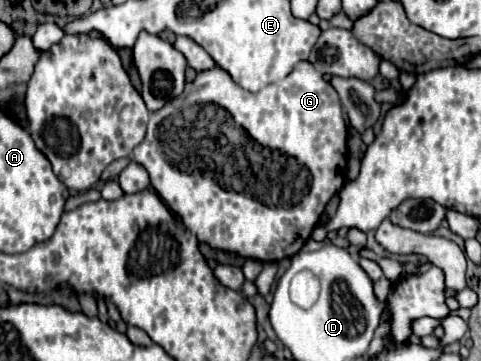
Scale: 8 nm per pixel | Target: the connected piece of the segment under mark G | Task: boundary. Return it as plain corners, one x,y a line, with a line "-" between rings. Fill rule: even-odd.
310,62
296,64
294,70
284,80
268,84
266,88
262,88
258,92
248,92
248,90
240,88
228,76
228,72
224,72
222,68
198,72
196,80
186,84
184,92
176,100
170,100
168,104
164,104
162,110
152,112
146,138
134,148
134,160
148,170
150,182
154,186
156,194
170,206
170,210
174,210
180,216
184,226
192,234
196,234
200,242
206,242
210,248
216,248
216,250
234,252
234,254
240,254
244,258
254,258
254,260
262,260
262,262
278,262
282,258
290,258
304,246
304,242
310,238
320,214
324,212
326,202
336,192
340,192
340,188
346,182
346,156
348,156
346,122
342,116
340,98
336,96
336,90
322,78
322,74
316,72
316,68
312,68
-
218,178
224,178
224,188
220,188
216,184

